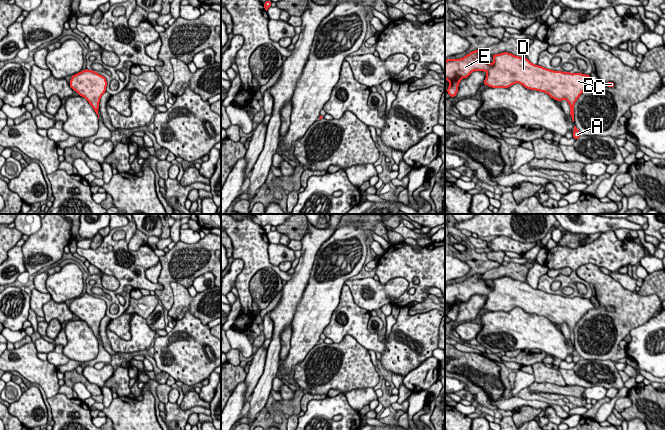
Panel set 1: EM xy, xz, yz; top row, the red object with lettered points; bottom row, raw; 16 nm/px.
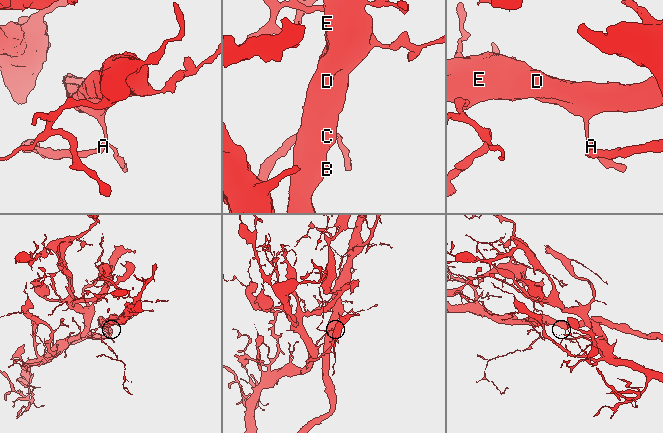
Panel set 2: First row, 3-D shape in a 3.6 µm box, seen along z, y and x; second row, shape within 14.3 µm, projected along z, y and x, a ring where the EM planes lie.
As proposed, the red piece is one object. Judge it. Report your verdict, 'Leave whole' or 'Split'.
Split

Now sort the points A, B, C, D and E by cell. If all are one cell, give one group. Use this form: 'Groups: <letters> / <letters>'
Groups: A / B C D E

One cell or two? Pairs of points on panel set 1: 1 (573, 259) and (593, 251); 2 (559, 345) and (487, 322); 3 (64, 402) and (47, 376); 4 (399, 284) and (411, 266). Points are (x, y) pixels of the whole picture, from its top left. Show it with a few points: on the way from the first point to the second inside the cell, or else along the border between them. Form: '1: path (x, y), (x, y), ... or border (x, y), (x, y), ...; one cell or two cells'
1: path (578, 256), (588, 254); one cell
2: path (541, 333), (505, 330); one cell
3: border (58, 393), (48, 398); two cells
4: border (380, 283), (403, 277), (409, 284); two cells

